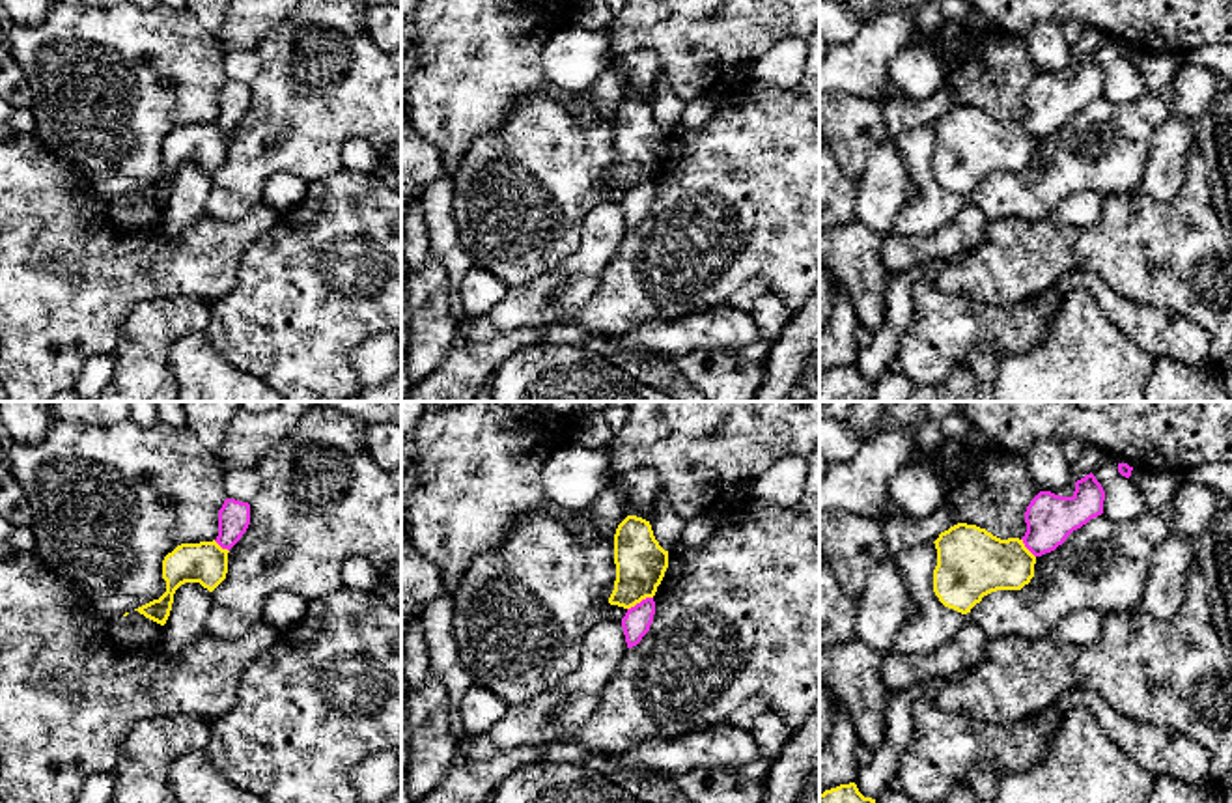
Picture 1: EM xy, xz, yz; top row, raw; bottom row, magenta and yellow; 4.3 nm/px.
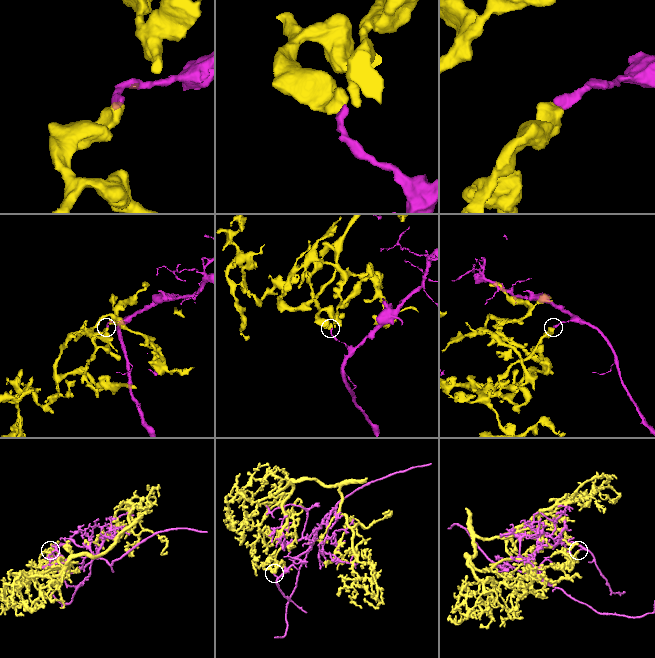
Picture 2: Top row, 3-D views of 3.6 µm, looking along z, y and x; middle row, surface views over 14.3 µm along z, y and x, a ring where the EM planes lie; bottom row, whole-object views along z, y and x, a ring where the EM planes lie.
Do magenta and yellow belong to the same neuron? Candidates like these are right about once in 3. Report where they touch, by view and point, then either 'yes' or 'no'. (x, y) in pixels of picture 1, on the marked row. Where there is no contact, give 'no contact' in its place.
xz (641, 602) | no

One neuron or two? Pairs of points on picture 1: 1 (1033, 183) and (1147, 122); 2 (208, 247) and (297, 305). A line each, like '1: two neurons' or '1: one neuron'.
1: one neuron
2: two neurons

